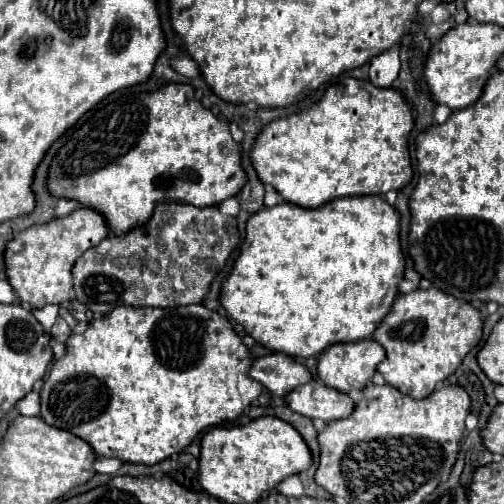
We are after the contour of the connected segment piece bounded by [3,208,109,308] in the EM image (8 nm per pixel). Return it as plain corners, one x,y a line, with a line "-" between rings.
77,208
63,218
55,218
41,226
31,226
19,232
5,248
5,274
17,298
31,308
45,304
63,304
73,298
71,268
75,260
89,248
109,236
107,224
99,212

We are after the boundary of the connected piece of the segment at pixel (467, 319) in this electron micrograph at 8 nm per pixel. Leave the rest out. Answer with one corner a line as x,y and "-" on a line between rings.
413,290
395,298
391,312
373,332
373,340
385,348
387,358
377,366
385,382
411,398
425,398
435,384
451,376
467,352
481,340
483,318
469,302
443,296
441,290

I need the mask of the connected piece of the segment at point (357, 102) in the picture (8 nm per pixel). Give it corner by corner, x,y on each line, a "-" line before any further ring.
343,78
329,84
323,98
313,106
265,124
265,128
261,128
261,132
255,136
255,146
251,148
249,158
257,178
265,186
273,186
285,202
299,204
303,208
319,208
321,204
339,196
383,196
389,190
401,190
405,184
409,184
413,178
407,150
407,136
411,130
411,106
405,102
401,92
393,88
377,88
367,80

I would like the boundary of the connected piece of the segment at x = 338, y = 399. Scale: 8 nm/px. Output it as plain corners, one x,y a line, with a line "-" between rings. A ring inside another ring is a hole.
319,380
301,384
285,396
287,406
307,418
321,418
327,422
347,418
353,412
353,400

